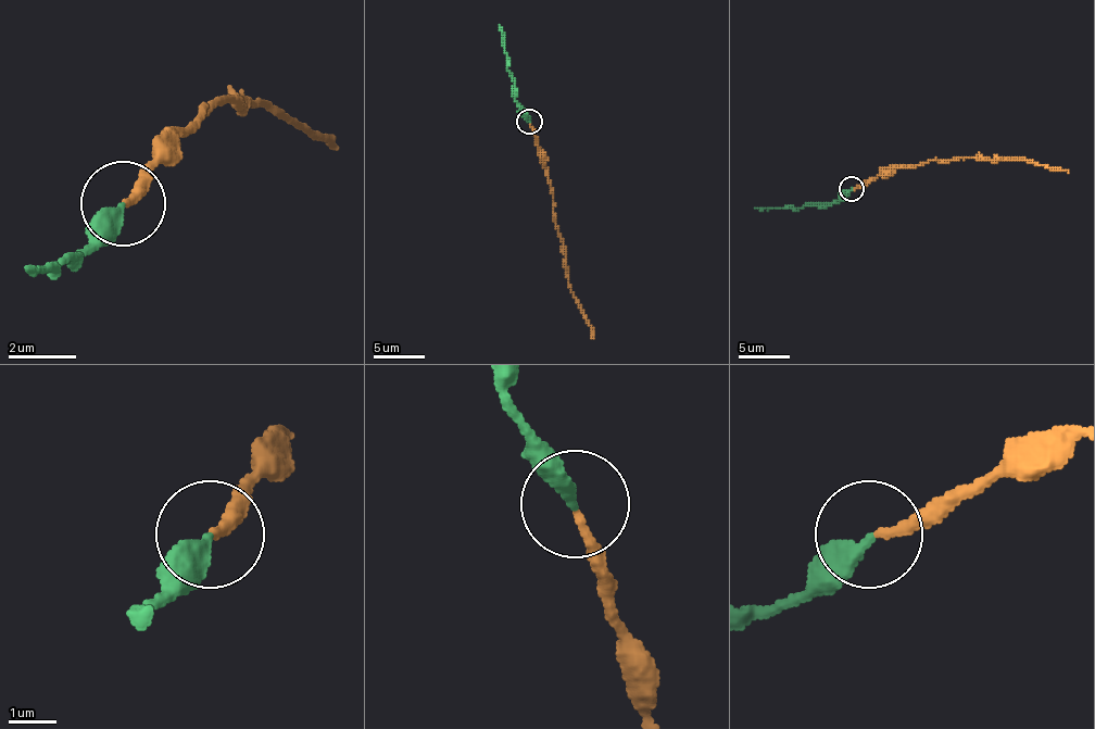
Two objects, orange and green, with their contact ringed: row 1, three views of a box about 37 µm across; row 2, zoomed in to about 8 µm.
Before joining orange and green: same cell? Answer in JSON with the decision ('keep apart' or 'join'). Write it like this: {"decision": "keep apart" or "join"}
{"decision": "keep apart"}

